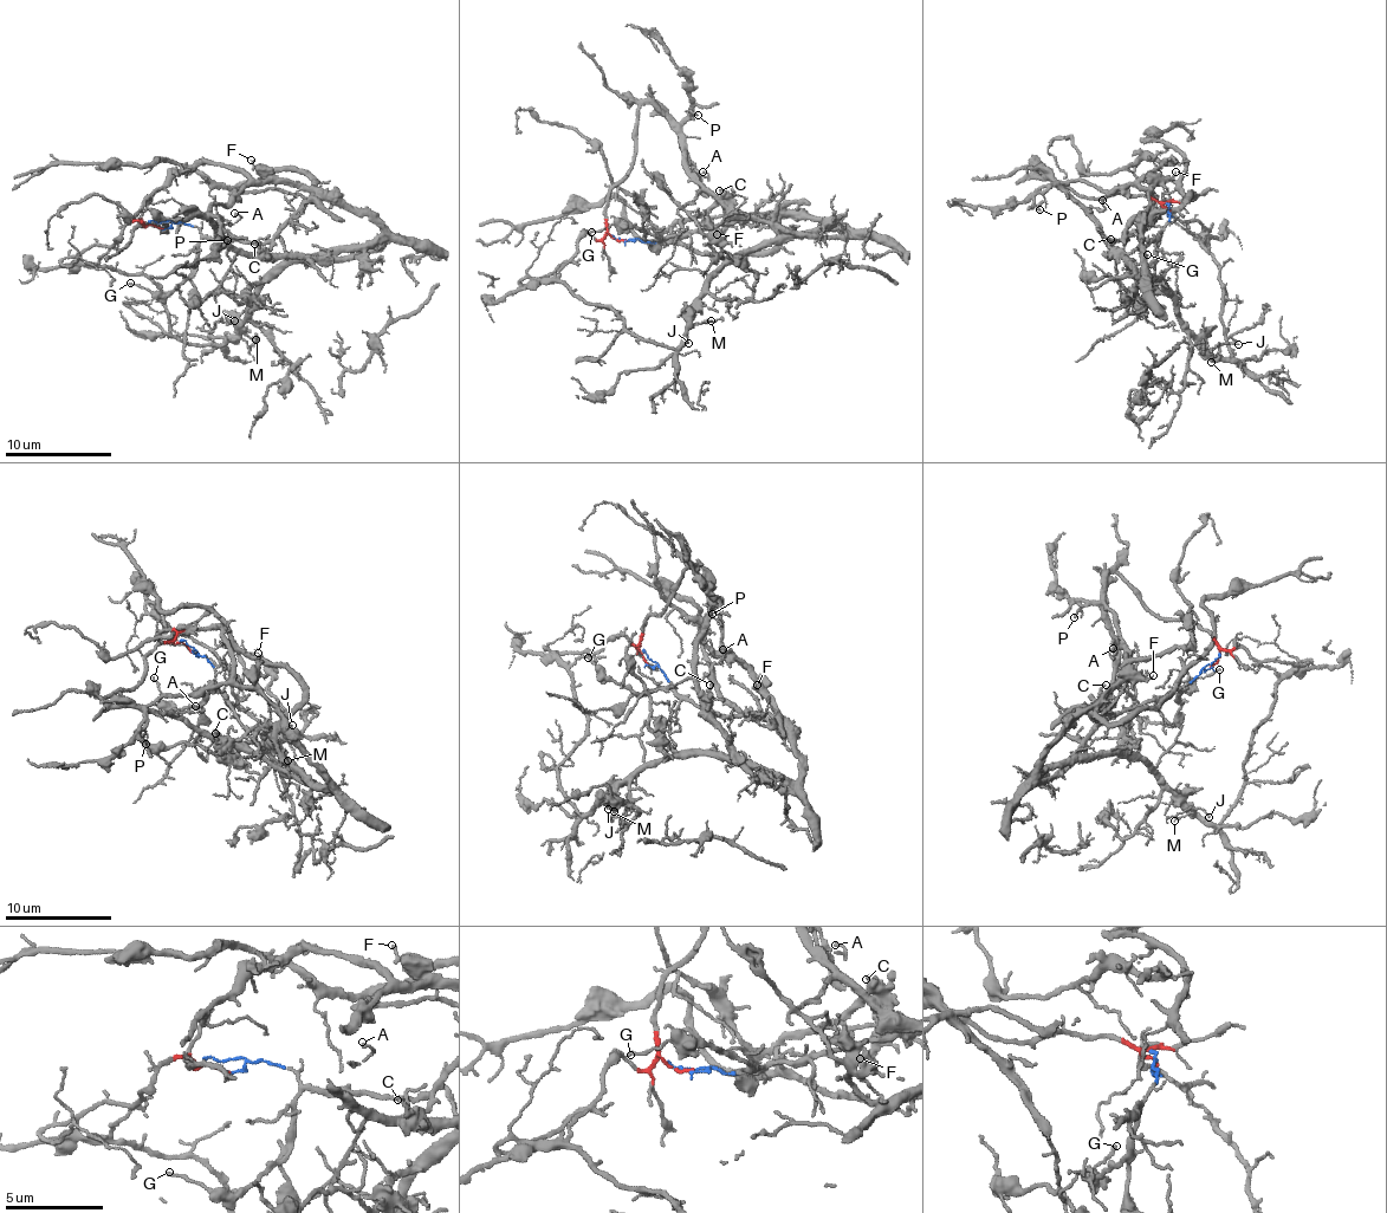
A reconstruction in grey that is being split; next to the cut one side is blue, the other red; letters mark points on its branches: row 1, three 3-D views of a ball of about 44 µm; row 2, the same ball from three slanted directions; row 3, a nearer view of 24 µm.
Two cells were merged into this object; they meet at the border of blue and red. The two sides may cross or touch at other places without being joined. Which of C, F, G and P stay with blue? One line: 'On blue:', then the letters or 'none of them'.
On blue: C, F, G

